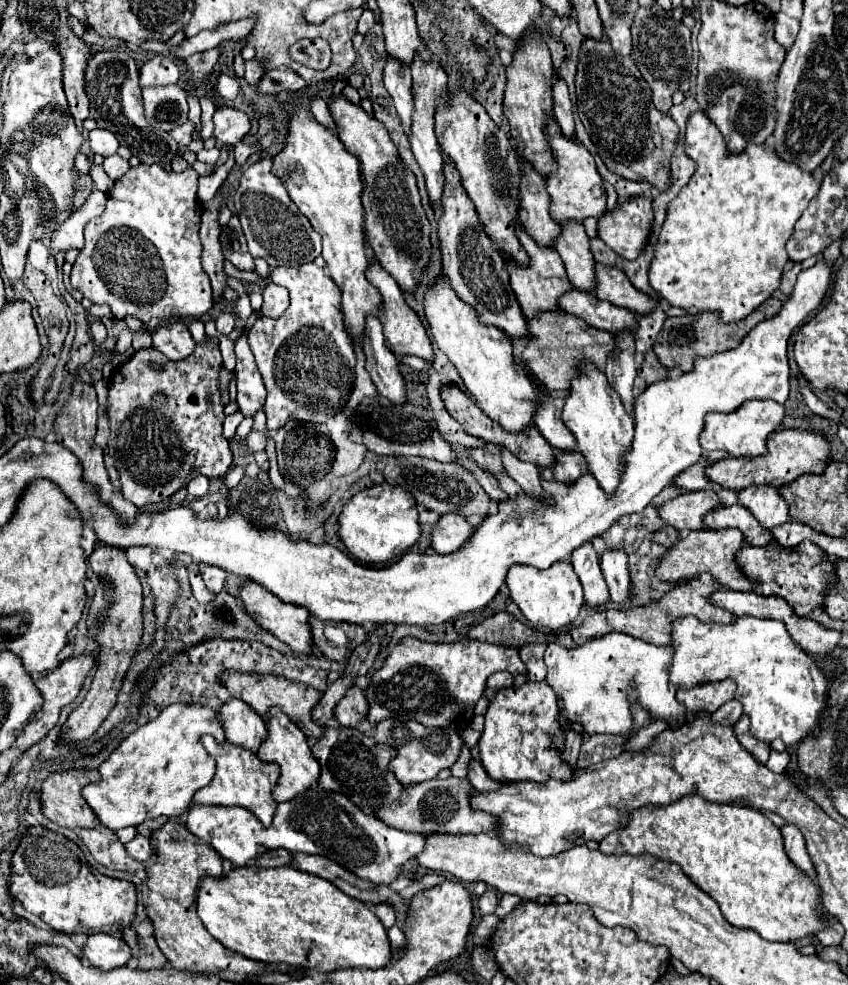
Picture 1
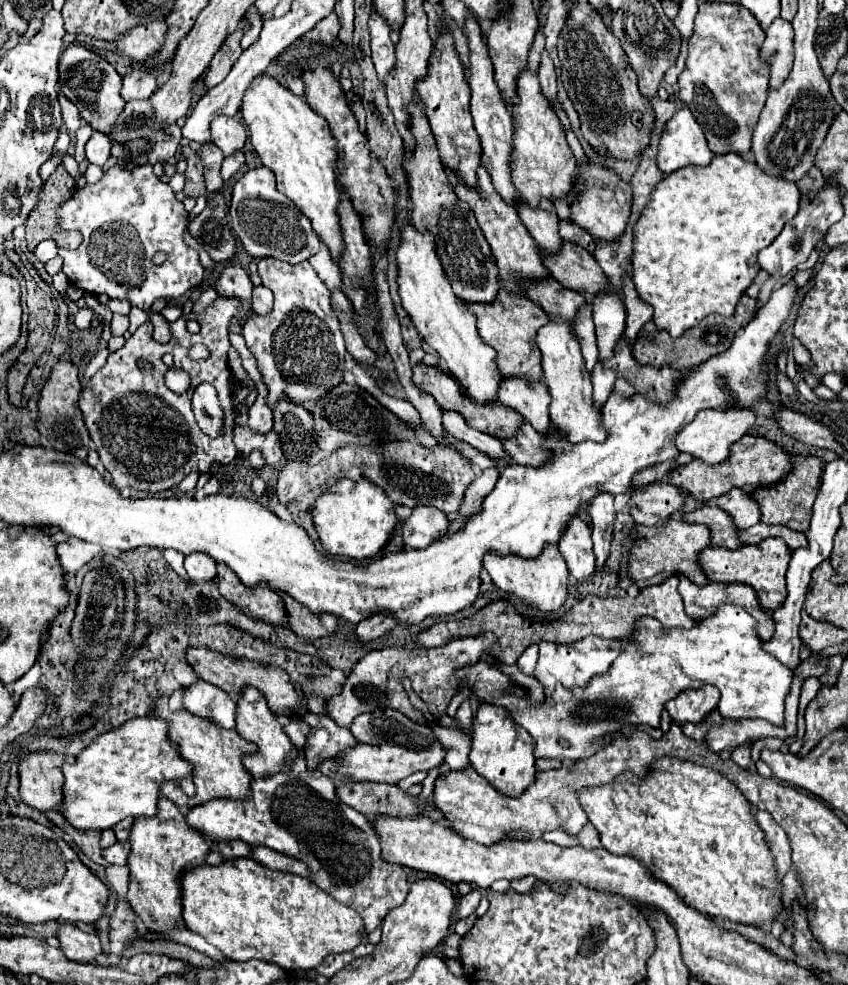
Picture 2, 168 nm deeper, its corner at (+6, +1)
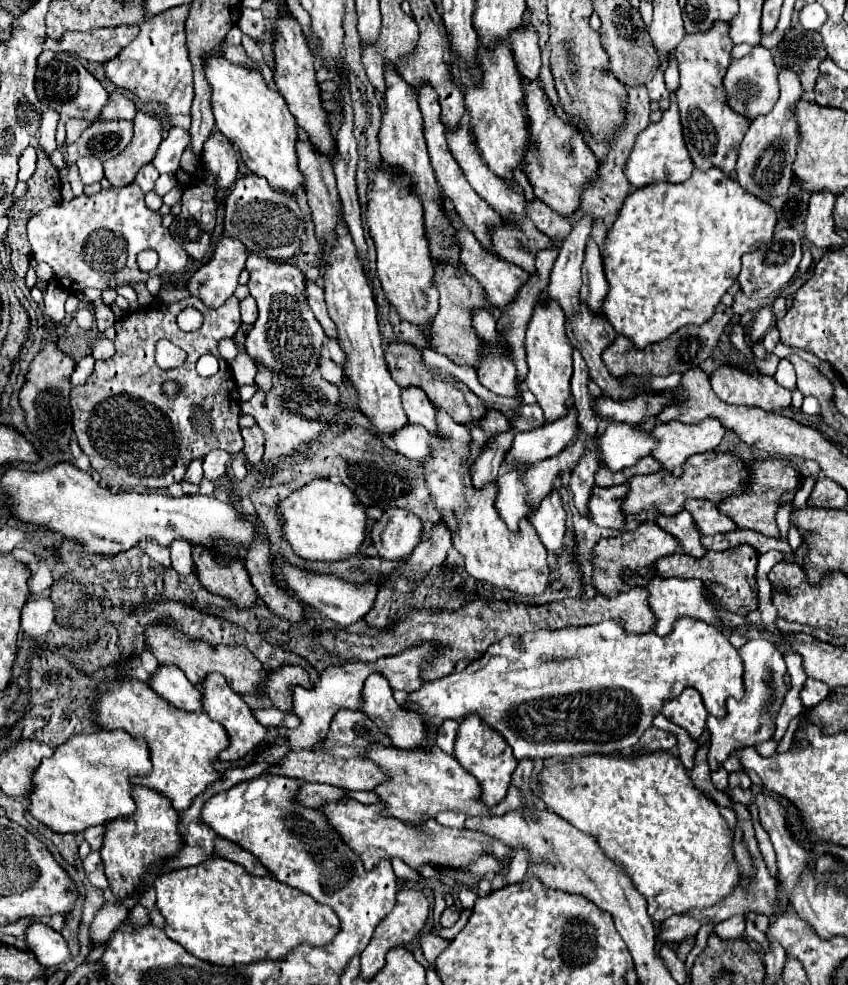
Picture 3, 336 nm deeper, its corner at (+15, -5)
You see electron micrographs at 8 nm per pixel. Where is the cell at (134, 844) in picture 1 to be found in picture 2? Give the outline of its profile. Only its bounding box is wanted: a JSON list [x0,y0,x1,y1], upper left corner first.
[103,842,131,864]

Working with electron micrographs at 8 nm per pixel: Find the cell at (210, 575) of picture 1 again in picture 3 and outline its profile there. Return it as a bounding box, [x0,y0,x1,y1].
[170,540,194,574]

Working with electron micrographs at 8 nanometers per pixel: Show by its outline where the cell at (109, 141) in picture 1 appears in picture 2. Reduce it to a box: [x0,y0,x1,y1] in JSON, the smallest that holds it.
[85,132,111,166]

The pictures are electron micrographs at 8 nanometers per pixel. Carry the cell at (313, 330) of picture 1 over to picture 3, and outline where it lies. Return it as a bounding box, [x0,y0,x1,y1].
[246,254,324,376]

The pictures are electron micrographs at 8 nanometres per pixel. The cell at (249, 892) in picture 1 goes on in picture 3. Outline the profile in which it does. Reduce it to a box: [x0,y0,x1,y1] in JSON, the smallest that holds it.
[152,858,340,966]

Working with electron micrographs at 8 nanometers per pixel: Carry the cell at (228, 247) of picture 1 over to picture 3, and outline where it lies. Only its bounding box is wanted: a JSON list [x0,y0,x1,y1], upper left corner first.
[170,182,216,260]

